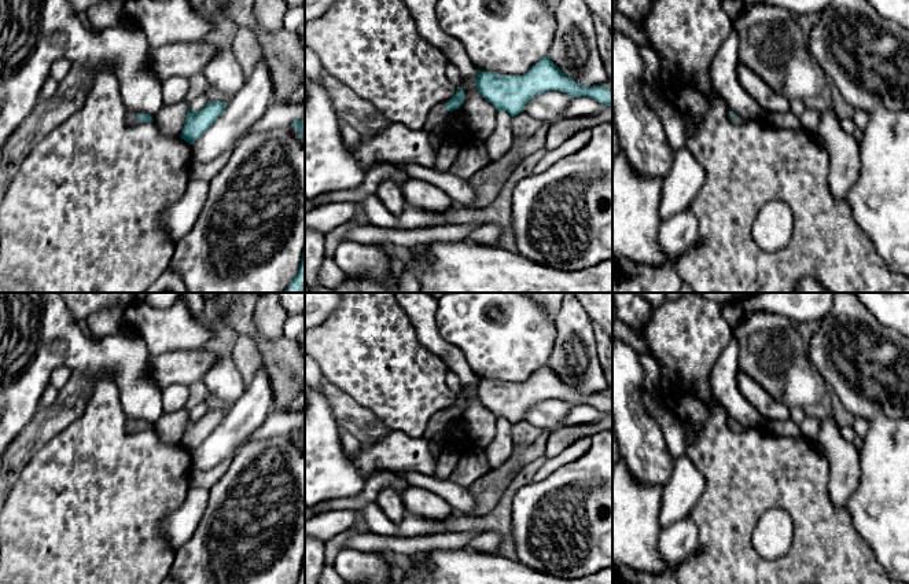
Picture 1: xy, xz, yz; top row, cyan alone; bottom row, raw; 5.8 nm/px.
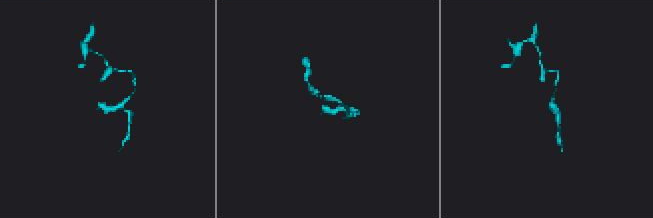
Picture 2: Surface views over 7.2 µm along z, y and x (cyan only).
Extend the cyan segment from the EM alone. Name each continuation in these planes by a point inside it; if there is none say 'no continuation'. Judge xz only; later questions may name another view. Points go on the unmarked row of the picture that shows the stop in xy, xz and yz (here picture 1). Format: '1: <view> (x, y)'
1: xz (437, 423)

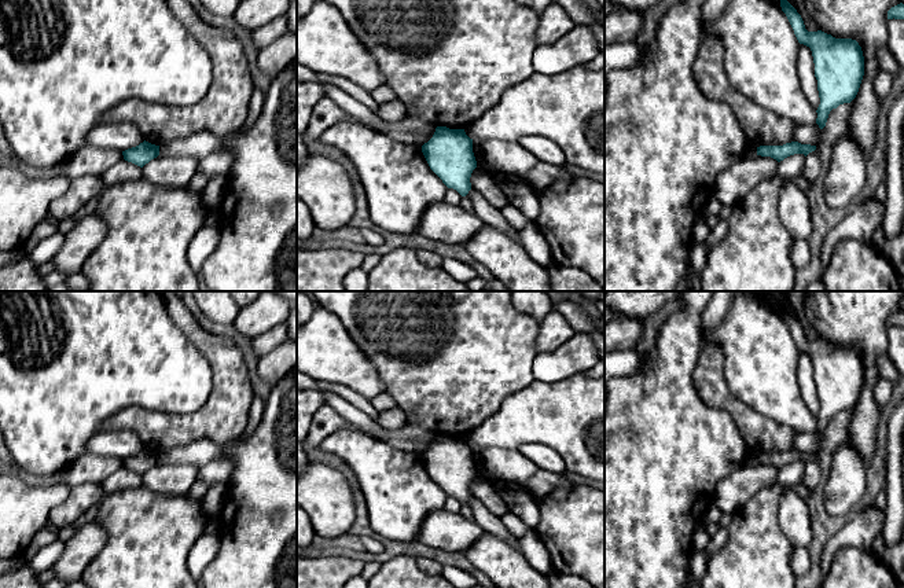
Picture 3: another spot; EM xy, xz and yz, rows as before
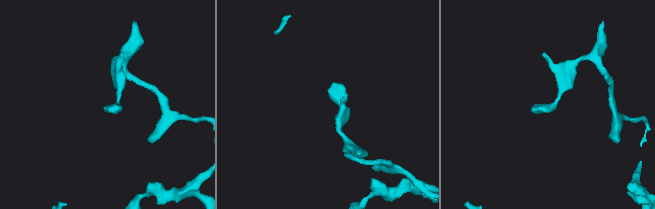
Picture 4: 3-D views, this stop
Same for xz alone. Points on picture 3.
no continuation

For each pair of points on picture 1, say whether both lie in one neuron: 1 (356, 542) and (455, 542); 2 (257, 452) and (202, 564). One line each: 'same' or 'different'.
1: same
2: same

